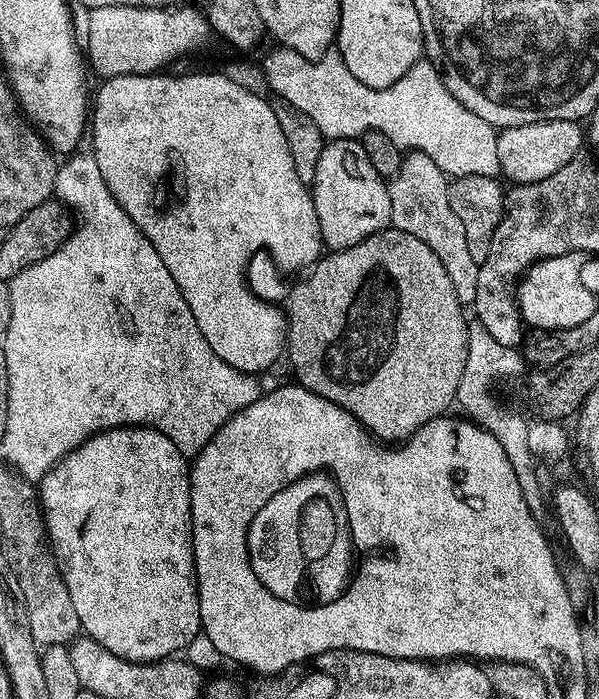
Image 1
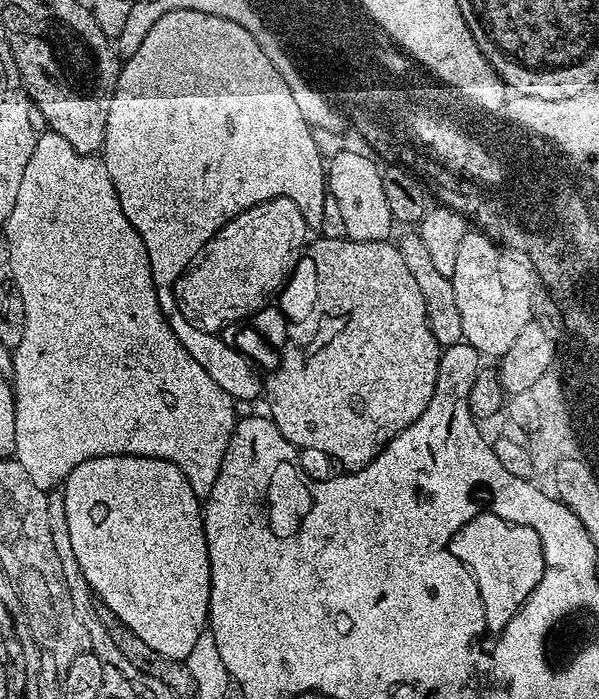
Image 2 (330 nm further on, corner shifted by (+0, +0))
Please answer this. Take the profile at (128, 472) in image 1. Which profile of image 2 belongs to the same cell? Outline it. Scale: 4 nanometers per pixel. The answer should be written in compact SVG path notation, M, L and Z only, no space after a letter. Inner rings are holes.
M99 456L90 458L77 466L62 481L62 491L66 506L66 526L70 526L70 542L74 546L74 558L78 558L78 566L82 566L82 574L86 578L89 589L94 593L95 599L110 606L110 610L114 610L116 617L126 626L130 626L130 630L134 630L134 634L138 634L138 638L142 638L142 642L146 642L150 650L162 654L168 660L187 661L194 642L198 642L198 638L206 631L212 583L210 582L210 558L204 533L202 500L194 494L186 474L182 474L182 470L178 470L178 466L170 462L149 456Z

